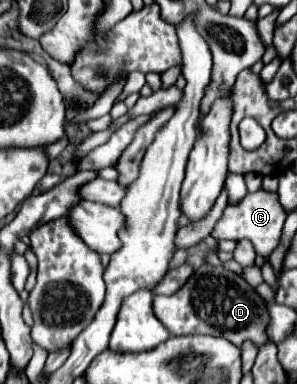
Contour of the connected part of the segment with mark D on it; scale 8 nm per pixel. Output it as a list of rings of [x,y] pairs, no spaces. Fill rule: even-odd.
[[[203,264],[201,268],[197,268],[191,278],[185,282],[185,286],[181,290],[177,290],[171,296],[155,296],[153,298],[153,310],[157,312],[157,318],[165,324],[165,328],[169,328],[171,336],[195,336],[195,334],[209,334],[209,336],[225,336],[229,342],[233,342],[235,346],[243,346],[245,342],[255,344],[257,348],[265,346],[271,342],[267,328],[269,328],[269,312],[267,312],[267,304],[265,300],[257,294],[257,290],[247,284],[247,280],[231,270],[225,270],[223,266],[211,266],[211,264]]]

